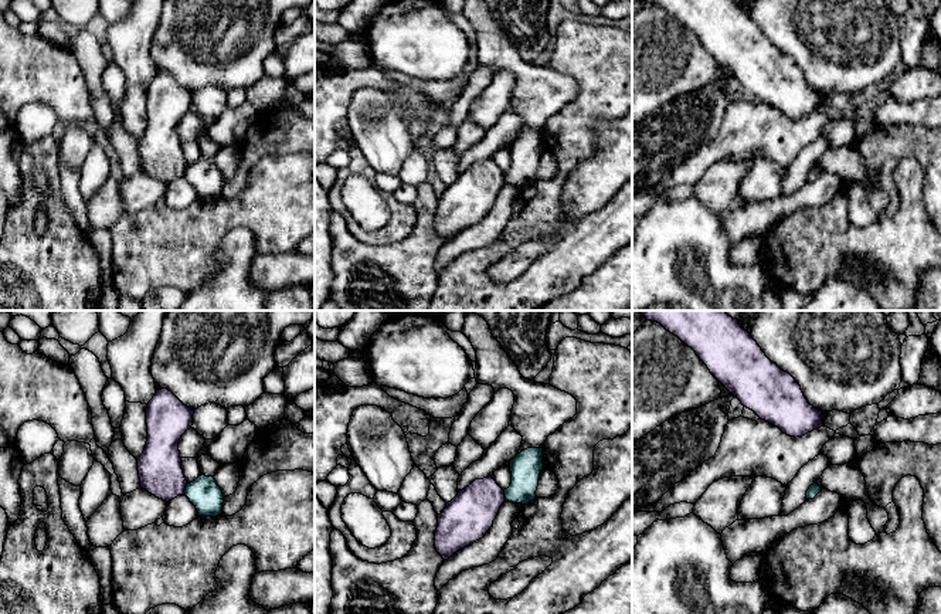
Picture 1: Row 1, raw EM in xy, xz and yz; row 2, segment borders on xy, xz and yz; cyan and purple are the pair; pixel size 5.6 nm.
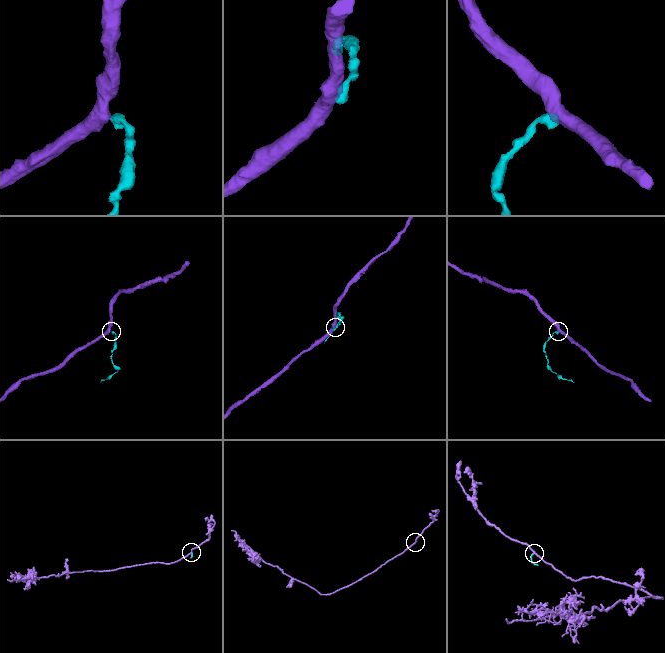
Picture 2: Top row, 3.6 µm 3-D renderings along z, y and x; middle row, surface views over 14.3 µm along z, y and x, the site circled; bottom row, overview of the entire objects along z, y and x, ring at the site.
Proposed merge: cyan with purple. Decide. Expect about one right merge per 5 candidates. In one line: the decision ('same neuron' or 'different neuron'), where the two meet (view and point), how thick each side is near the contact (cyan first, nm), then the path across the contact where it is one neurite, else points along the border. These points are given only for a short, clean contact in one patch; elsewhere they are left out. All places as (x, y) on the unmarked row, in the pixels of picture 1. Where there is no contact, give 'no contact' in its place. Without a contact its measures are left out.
different neuron | xy (186, 170) | 180/240 nm | along xy (187, 166), (183, 175)

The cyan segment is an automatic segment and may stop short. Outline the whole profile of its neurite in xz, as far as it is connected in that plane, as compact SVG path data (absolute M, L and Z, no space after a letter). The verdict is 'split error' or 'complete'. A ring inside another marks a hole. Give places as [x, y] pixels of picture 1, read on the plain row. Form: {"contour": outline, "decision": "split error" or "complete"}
{"contour": "M527 130L517 136L510 143L512 166L505 172L506 183L522 187L534 183L543 149L543 130Z", "decision": "complete"}

